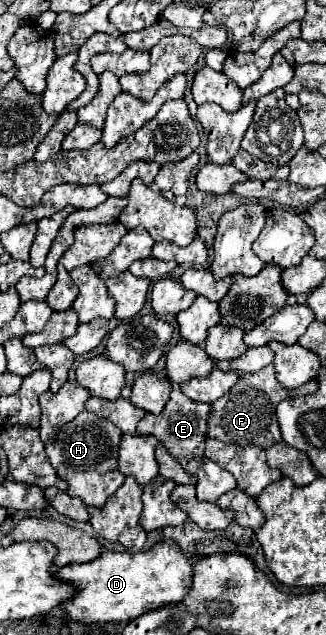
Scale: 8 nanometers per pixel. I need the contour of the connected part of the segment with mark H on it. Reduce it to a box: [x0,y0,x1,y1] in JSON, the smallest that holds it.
[46,411,124,507]

